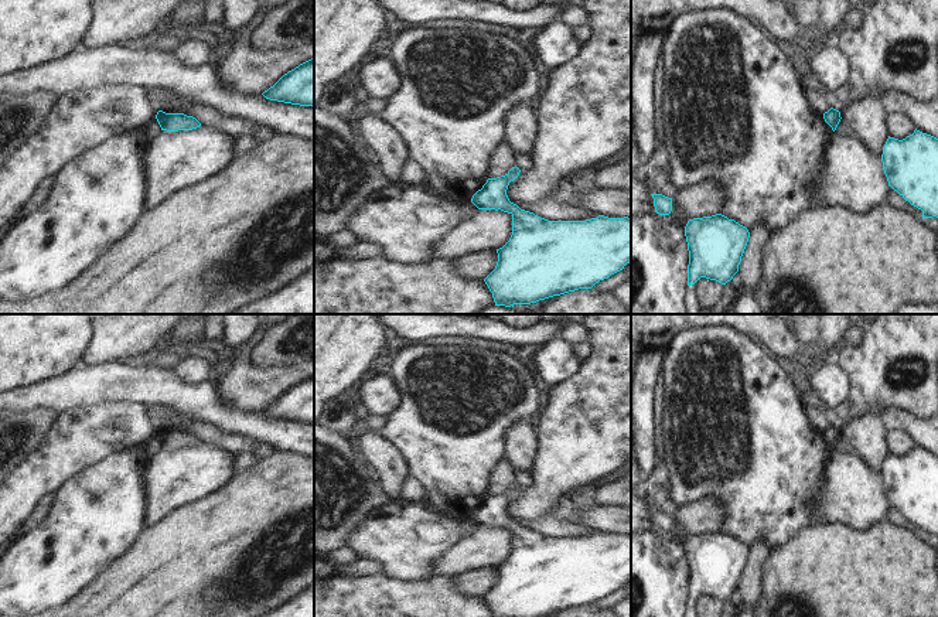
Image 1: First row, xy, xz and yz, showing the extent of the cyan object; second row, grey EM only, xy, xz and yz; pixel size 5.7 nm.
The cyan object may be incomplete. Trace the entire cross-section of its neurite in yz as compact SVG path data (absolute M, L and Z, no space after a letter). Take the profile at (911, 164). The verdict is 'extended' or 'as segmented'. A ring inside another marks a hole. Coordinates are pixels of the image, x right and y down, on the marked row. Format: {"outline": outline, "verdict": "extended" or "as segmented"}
{"outline": "M914 130L903 140L887 139L883 170L888 185L922 211L924 218L938 218L938 139Z", "verdict": "as segmented"}

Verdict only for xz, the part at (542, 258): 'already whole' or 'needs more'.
already whole

